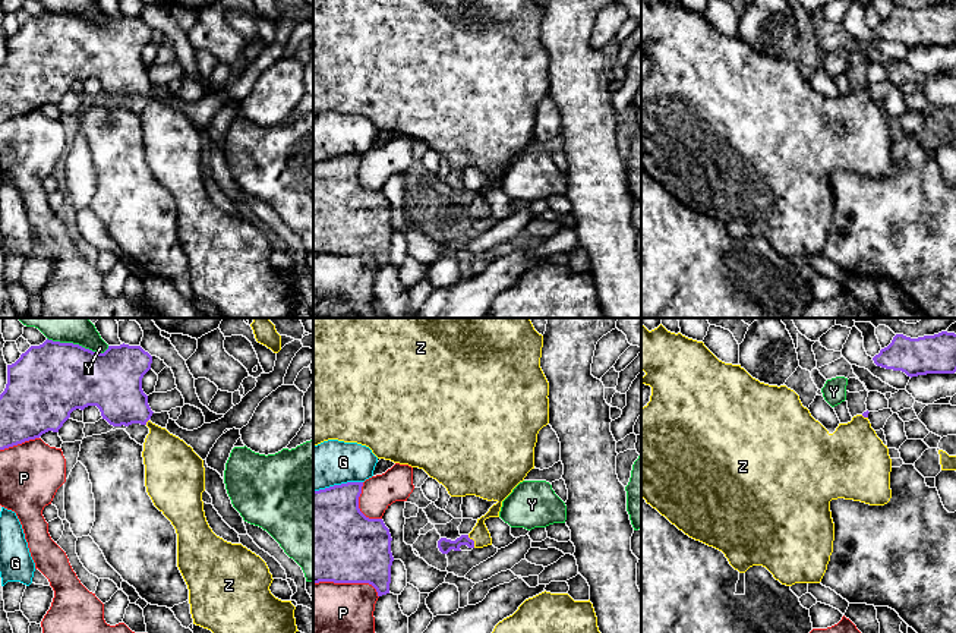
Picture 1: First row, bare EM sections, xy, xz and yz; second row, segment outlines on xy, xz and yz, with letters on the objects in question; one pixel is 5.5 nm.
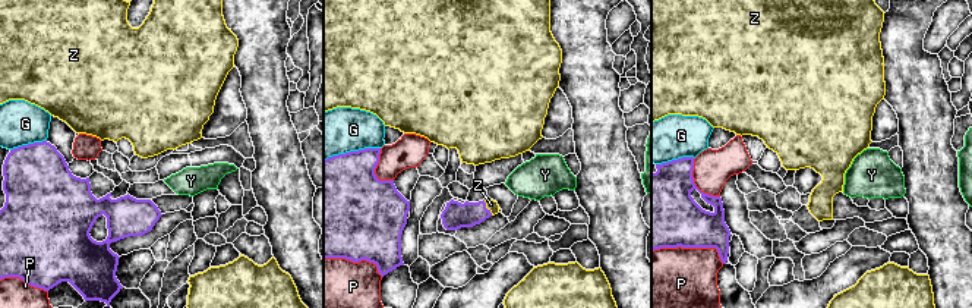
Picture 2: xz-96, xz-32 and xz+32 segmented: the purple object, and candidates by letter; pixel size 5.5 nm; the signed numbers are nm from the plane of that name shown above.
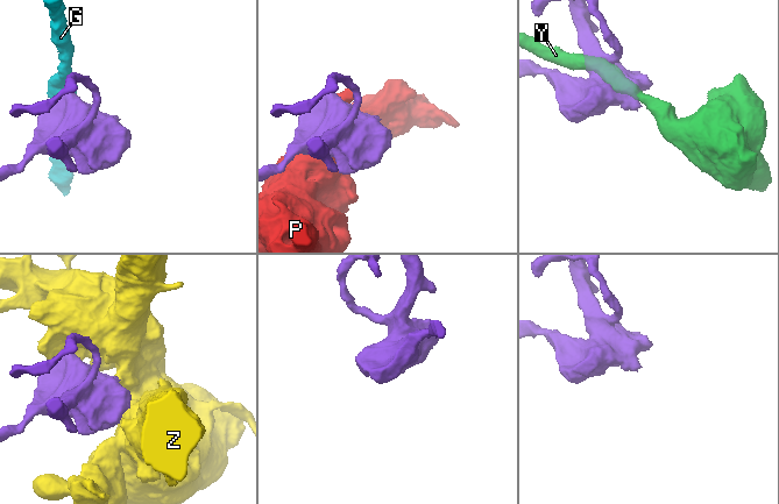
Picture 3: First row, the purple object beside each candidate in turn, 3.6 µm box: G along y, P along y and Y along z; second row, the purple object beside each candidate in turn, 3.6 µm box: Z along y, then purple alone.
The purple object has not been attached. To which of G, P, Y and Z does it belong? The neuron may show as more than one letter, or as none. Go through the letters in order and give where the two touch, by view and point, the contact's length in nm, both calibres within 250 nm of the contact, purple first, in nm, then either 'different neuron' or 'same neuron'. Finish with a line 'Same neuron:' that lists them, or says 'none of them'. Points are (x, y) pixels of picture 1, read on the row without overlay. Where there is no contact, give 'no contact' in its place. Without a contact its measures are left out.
G: xz (337, 157) | 280 nm | 440/240 nm | different neuron
P: xz (349, 254) | 360 nm | 440/460 nm | different neuron
Y: xy (78, 16) | 340 nm | 420/110 nm | different neuron
Z: xz (473, 213) | 80 nm | 80/100 nm | same neuron
Same neuron: Z

